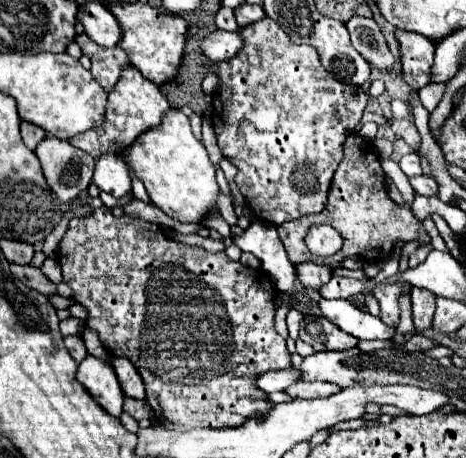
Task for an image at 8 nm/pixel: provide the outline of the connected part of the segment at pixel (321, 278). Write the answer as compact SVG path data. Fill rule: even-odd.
M303 261L295 265L297 277L303 285L319 289L319 285L325 285L331 279L331 269L327 265L317 265L313 261Z

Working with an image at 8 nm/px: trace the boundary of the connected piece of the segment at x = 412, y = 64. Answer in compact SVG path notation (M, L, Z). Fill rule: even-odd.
M395 29L395 39L399 41L401 61L403 61L403 79L419 91L429 85L429 71L433 65L433 43L427 37L403 29Z

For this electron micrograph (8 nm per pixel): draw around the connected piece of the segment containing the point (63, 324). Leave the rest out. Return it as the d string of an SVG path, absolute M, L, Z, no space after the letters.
M70 317L60 322L59 328L63 337L68 335L79 335L79 337L81 337L85 325L83 321L75 317Z

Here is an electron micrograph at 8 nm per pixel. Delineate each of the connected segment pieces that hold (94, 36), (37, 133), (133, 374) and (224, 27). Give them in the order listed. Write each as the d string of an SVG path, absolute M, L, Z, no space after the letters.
M87 1L79 5L77 21L85 27L87 37L101 47L115 47L121 41L119 23L115 21L113 13L99 1Z
M27 121L21 123L21 135L23 135L23 141L25 141L25 145L27 145L29 149L35 149L37 143L47 137L47 133L45 133L43 129L39 129L37 125L27 123Z
M113 357L113 359L111 359L111 365L115 367L117 377L119 377L119 383L121 383L121 387L125 389L123 393L125 393L127 397L145 399L145 385L143 385L141 375L139 375L137 369L133 367L133 363L127 361L127 359L123 359L123 357Z
M221 7L219 9L219 13L215 17L215 23L217 23L217 29L221 29L221 31L235 31L235 29L239 29L239 25L235 21L235 13L229 7Z

